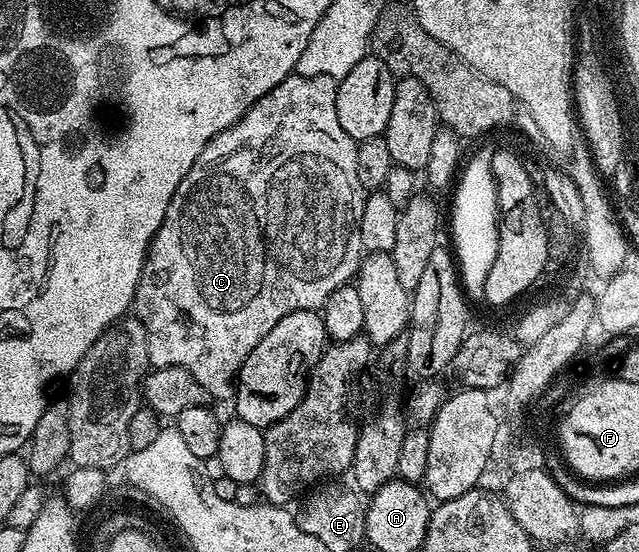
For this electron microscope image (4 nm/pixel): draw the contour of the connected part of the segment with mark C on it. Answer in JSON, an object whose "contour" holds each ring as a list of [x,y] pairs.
{"contour":[[[292,74],[284,78],[269,94],[265,94],[256,104],[240,118],[236,124],[229,126],[221,134],[217,134],[201,150],[197,162],[181,178],[181,186],[173,194],[169,202],[169,210],[165,210],[165,218],[151,239],[147,248],[147,261],[143,263],[139,285],[135,291],[134,311],[139,311],[138,319],[144,322],[145,332],[153,332],[157,336],[175,336],[175,328],[183,330],[181,334],[181,348],[175,346],[173,354],[169,350],[169,358],[173,358],[172,367],[184,368],[191,362],[195,372],[190,379],[211,378],[211,389],[208,392],[212,401],[230,401],[235,395],[236,380],[251,351],[285,318],[285,314],[293,314],[297,310],[314,312],[322,309],[323,303],[342,284],[354,281],[359,271],[359,261],[364,259],[365,253],[361,242],[361,214],[365,190],[361,186],[361,178],[357,178],[357,142],[341,130],[341,122],[337,122],[337,90],[339,85],[333,76],[300,76]]]}

